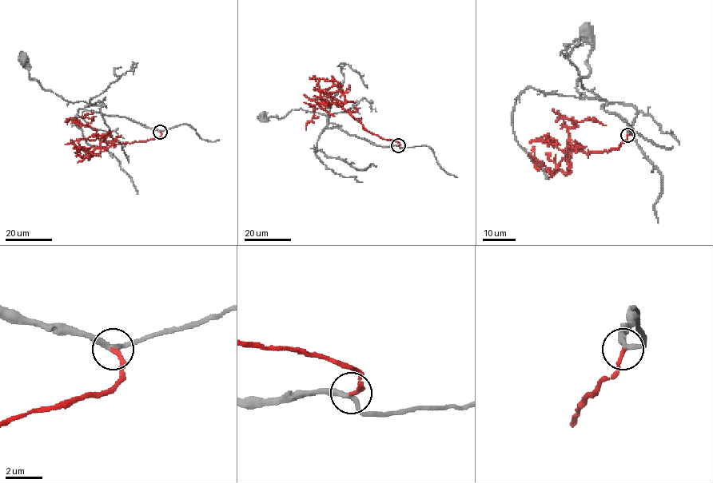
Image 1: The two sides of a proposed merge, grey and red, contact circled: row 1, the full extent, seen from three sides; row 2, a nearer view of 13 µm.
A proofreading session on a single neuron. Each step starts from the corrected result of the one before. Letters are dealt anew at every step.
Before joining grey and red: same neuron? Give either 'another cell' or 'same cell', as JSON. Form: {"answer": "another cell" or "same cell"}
{"answer": "same cell"}

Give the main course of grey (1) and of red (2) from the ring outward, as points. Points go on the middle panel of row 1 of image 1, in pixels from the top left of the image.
1: (399, 145), (324, 129), (323, 114), (260, 116)
2: (399, 145), (397, 141), (370, 133), (337, 101), (321, 93), (320, 97), (328, 103), (317, 102), (335, 116)

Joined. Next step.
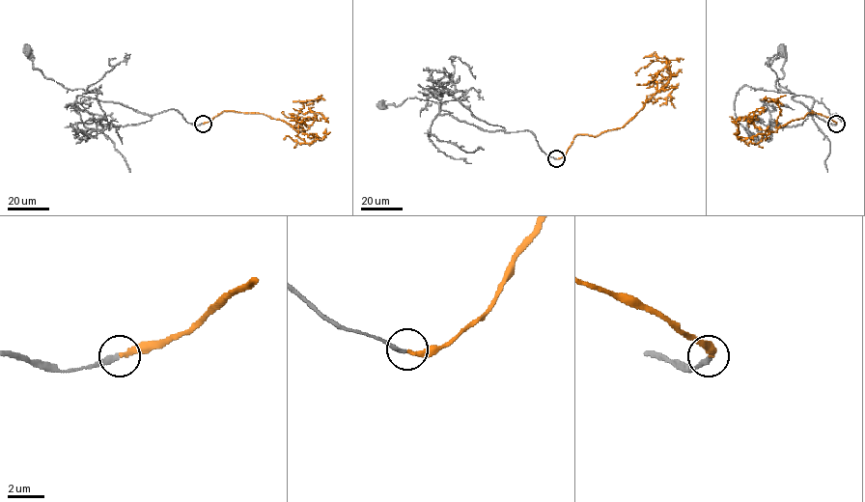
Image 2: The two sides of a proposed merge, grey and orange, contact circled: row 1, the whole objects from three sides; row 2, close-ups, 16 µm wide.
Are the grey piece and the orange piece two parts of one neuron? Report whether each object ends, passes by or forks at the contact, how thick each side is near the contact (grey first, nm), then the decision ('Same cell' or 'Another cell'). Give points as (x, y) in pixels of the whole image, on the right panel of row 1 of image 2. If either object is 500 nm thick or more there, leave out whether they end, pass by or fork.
At the ring grey ends. At the ring orange ends. Thickness 260 nm (grey) against 280 nm. Same cell

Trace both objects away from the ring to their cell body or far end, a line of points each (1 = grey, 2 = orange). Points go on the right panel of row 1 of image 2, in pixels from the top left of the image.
1: (836, 123), (808, 109), (808, 114), (794, 95), (776, 88), (786, 58), (781, 50)
2: (836, 123), (812, 110), (770, 132), (754, 125), (755, 115), (739, 120), (753, 112)

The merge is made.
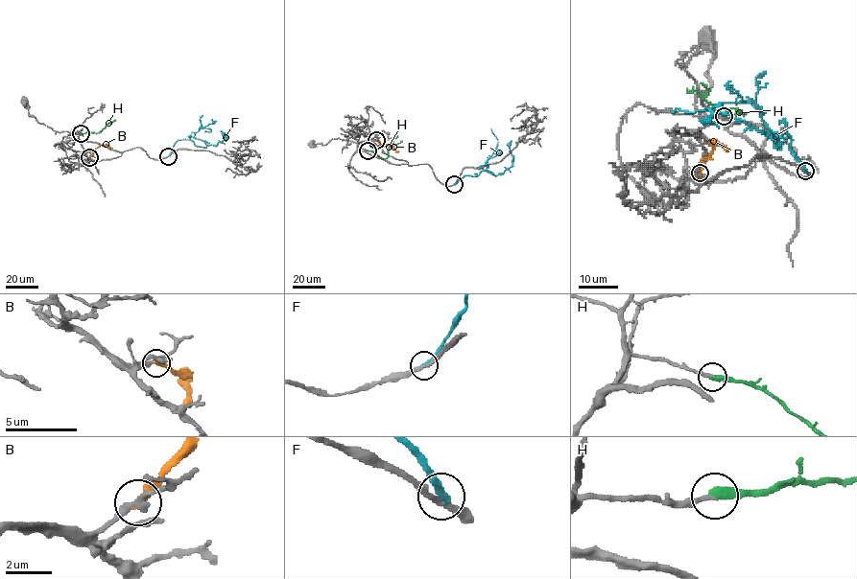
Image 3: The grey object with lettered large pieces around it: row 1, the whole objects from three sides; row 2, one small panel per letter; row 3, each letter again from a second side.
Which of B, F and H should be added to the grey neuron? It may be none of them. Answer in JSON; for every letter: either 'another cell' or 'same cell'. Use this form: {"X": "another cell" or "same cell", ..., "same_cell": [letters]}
{"B": "another cell", "F": "another cell", "H": "same cell", "same_cell": ["H"]}

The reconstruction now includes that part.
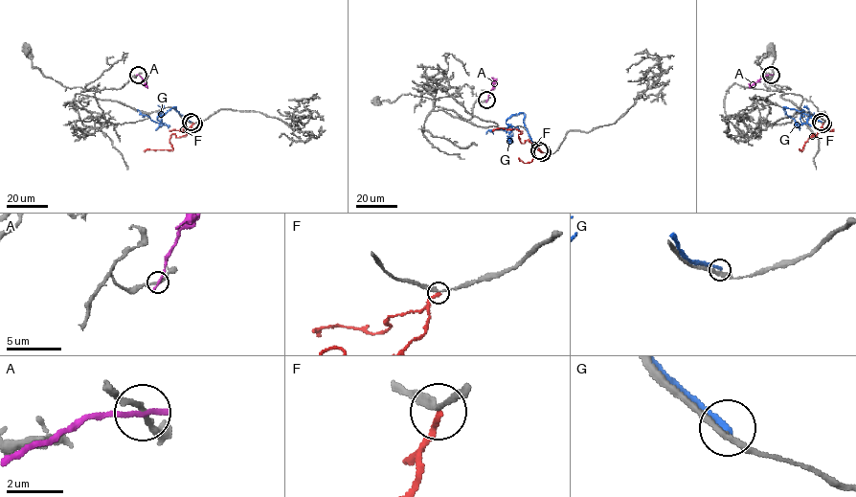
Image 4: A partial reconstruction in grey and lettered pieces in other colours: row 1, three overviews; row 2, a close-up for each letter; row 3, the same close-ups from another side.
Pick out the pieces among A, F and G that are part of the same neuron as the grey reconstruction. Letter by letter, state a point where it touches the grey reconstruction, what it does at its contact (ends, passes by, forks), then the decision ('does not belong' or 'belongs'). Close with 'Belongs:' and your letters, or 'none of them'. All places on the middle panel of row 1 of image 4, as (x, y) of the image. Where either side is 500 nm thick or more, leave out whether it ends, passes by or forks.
A: contact (486, 100); it ends; does not belong
F: contact (542, 152); it ends; does not belong
G: contact (539, 150); it ends; does not belong
Belongs: none of them

